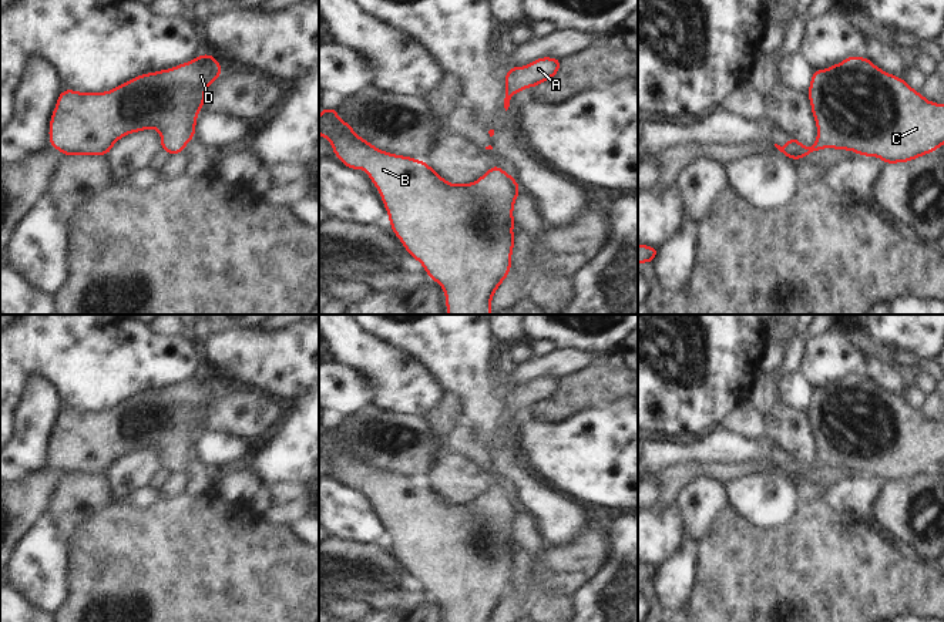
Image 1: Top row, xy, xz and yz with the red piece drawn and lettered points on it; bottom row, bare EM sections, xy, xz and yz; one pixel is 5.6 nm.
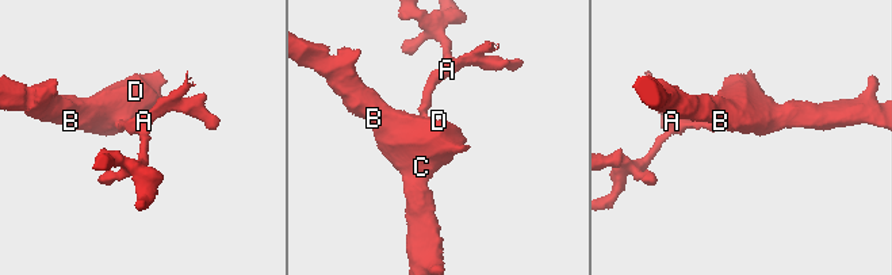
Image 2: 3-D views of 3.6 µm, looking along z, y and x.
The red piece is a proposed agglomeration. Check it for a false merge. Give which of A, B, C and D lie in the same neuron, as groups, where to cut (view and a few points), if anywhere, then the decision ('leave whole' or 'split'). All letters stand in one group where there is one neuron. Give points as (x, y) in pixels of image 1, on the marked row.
groups A B C D; cut none; leave whole

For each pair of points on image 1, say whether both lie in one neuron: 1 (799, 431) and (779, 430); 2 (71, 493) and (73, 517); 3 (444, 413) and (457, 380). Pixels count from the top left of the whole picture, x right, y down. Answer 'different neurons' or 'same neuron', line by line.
1: same neuron
2: same neuron
3: different neurons

